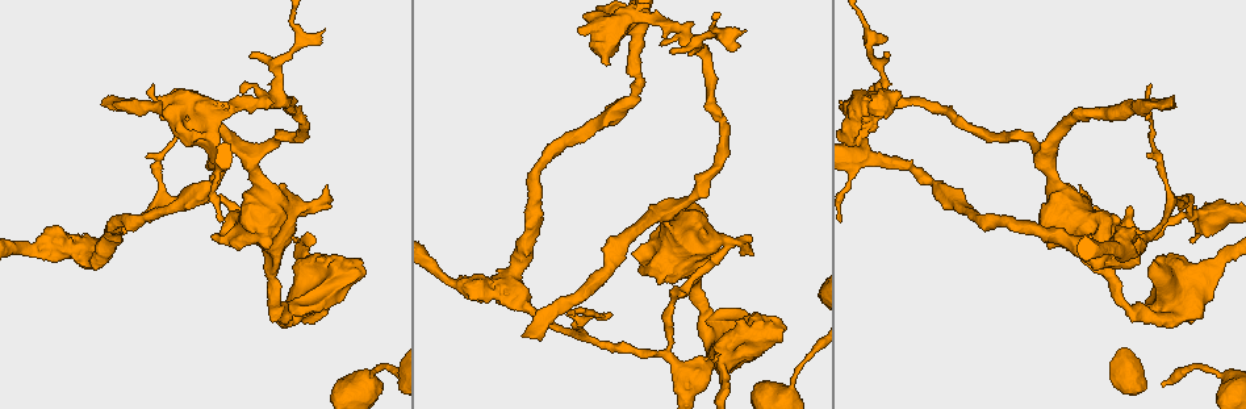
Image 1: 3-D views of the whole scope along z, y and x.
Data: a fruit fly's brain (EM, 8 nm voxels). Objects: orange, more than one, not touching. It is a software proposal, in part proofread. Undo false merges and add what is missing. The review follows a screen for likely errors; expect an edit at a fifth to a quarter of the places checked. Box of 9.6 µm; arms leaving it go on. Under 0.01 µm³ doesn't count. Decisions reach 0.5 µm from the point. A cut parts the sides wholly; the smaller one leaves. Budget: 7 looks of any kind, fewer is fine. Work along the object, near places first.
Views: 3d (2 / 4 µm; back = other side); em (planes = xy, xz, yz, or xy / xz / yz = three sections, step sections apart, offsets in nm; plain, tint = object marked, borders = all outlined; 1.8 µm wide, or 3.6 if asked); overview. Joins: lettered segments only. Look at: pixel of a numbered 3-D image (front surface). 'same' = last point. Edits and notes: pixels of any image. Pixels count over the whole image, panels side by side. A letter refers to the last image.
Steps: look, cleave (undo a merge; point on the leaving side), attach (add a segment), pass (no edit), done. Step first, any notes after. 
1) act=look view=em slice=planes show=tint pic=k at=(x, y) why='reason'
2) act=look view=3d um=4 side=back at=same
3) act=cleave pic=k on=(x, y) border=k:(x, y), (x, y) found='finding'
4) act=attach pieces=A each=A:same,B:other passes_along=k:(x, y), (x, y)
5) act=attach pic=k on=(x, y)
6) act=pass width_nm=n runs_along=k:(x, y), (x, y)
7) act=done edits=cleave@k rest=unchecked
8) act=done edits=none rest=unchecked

act=look view=em slice=planes show=tint pic=1 at=(1176, 202) why='closes a loop'

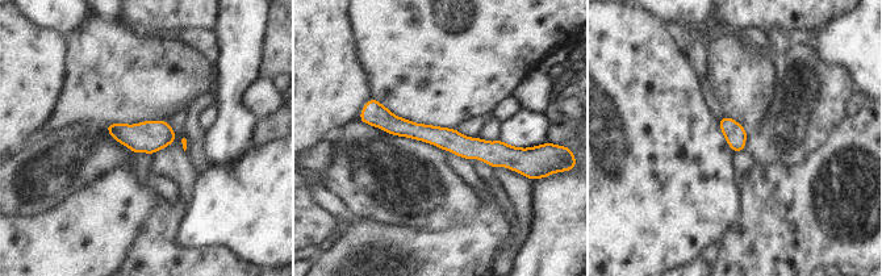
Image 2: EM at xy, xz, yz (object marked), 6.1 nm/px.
act=look view=em slice=planes show=borders at=same

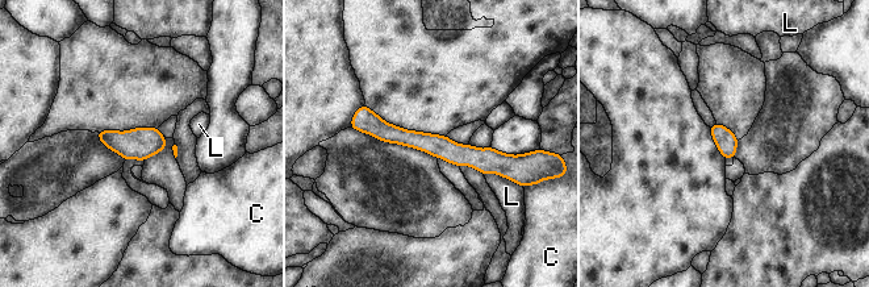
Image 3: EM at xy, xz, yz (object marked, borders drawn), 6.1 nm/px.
act=pass width_nm=130 each=C:other,L:other border=3:(484, 174), (498, 174), (514, 182) found='continuous, no second neuron'

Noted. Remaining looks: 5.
act=look view=em slice=xz step=8 show=tint pic=1 at=(684, 399) why='sudden change in width'

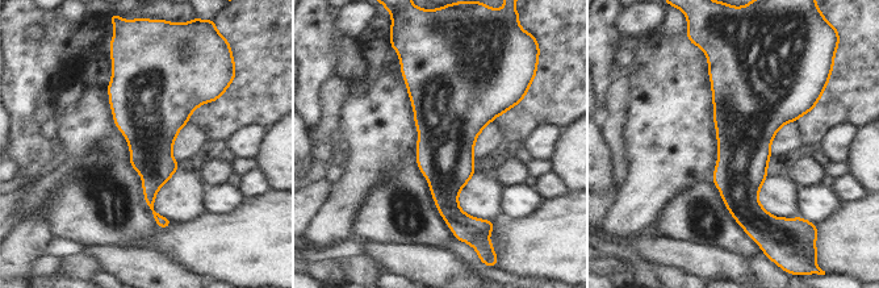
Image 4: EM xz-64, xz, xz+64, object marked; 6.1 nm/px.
act=look view=em slice=planes show=borders at=same

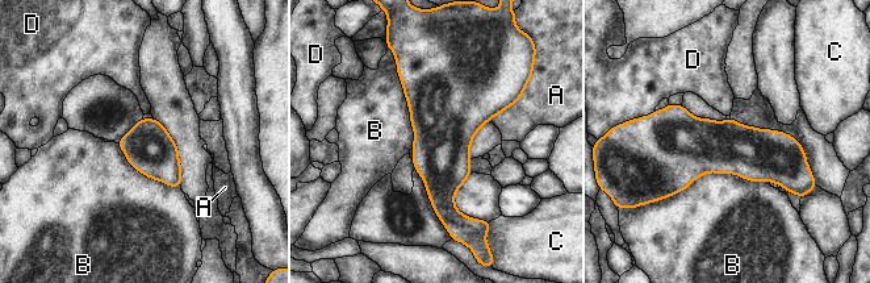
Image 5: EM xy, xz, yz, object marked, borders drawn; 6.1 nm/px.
act=pass each=A:other,B:other,C:other,D:other border=5:(768, 180), (705, 173), (659, 200) found='one neuron here'

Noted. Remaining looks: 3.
act=look view=em slice=planes show=borders pic=1 at=(885, 41)

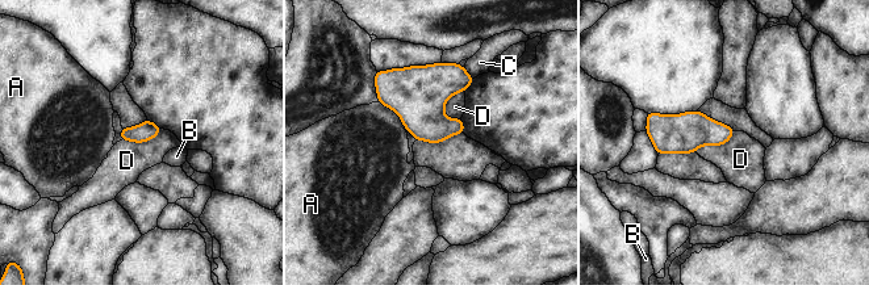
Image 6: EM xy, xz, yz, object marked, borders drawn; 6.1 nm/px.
act=pass each=A:other,B:other,C:other,D:other found='none of them fits'

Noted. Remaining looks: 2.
act=done edits=none rest=unchecked

